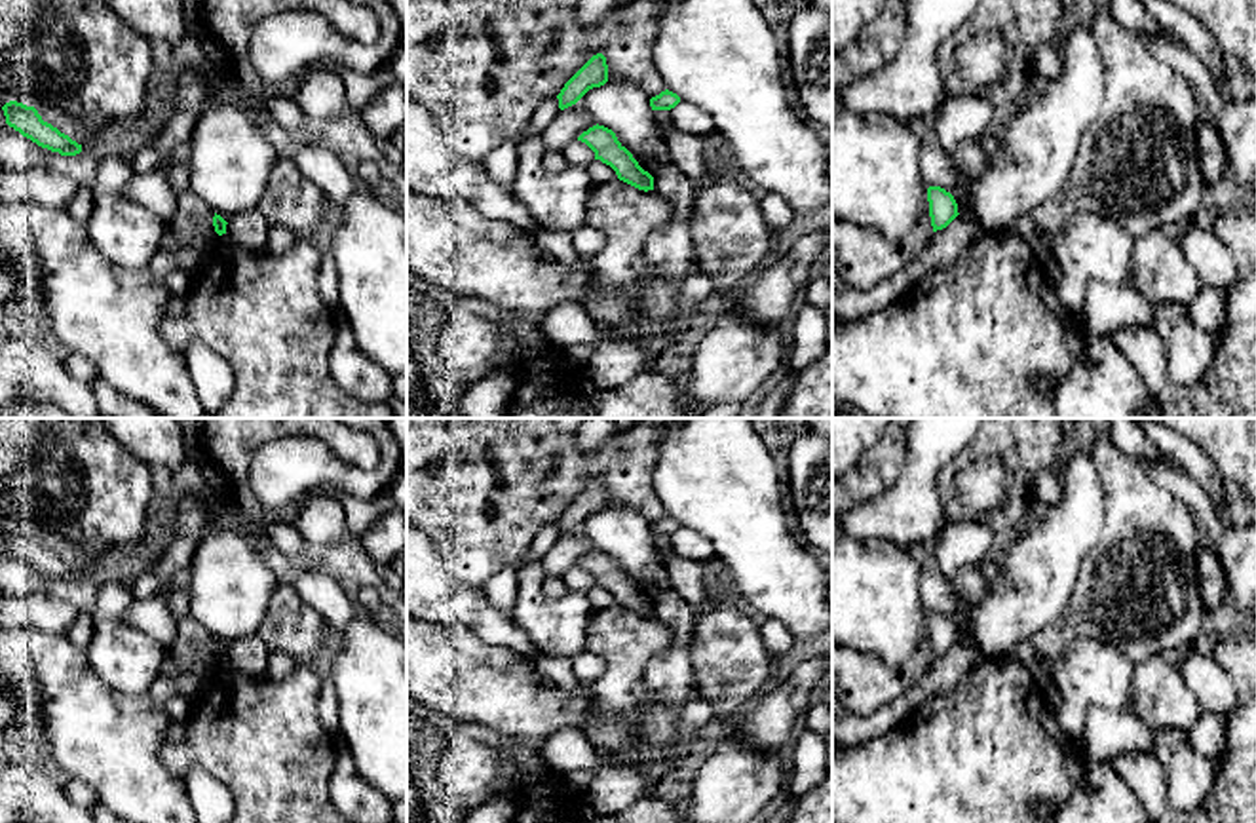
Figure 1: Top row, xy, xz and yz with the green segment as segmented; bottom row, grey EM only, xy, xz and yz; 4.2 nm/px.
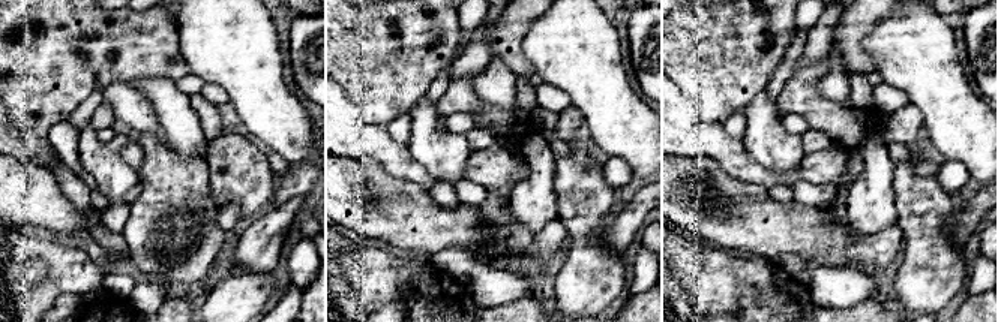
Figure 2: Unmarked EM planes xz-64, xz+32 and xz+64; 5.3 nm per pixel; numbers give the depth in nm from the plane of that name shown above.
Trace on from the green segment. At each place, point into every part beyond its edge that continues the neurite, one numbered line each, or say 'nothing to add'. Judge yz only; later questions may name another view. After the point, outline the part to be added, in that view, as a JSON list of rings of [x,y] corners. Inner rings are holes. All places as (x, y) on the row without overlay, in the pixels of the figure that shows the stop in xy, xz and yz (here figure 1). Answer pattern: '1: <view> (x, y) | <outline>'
nothing to add

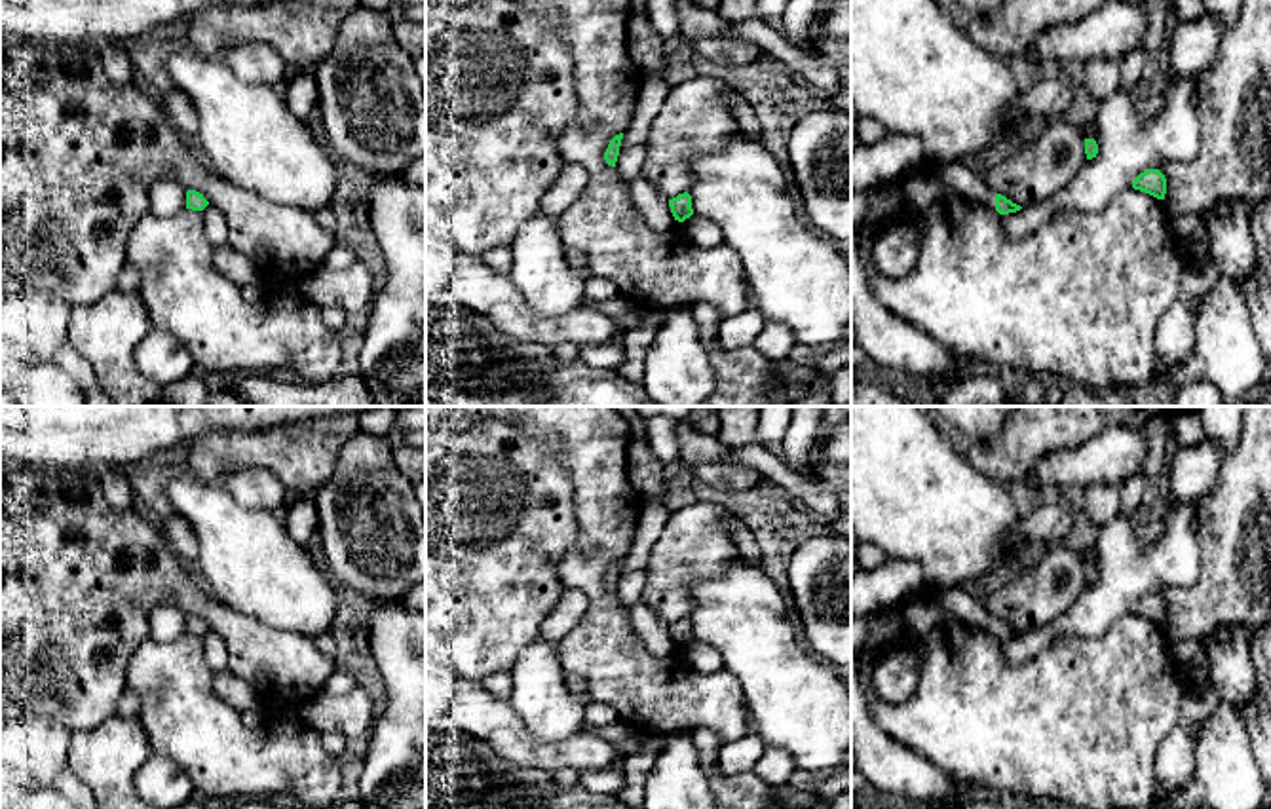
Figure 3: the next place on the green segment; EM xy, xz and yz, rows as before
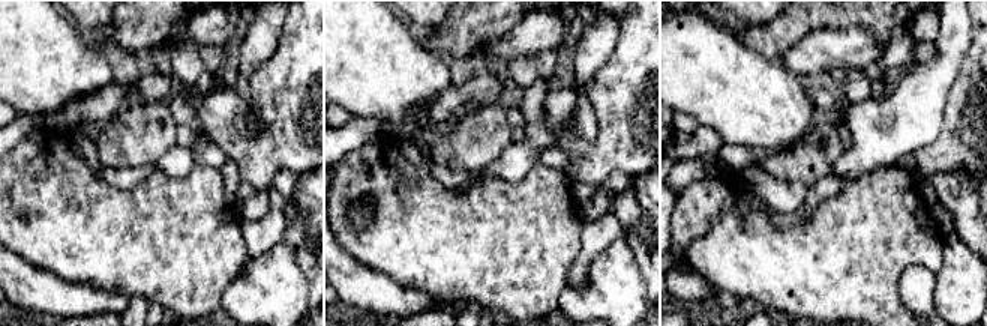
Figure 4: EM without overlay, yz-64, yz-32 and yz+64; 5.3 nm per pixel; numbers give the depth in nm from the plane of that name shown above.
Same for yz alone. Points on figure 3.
1: yz (958, 601) | [[[965,587],[940,593],[940,602],[967,625],[996,636],[996,617]]]

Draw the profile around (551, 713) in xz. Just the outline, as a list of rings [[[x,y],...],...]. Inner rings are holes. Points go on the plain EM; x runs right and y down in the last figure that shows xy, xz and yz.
[[[543,636],[526,646],[511,667],[509,703],[541,743],[560,743],[581,731],[585,706],[566,686],[557,646]]]

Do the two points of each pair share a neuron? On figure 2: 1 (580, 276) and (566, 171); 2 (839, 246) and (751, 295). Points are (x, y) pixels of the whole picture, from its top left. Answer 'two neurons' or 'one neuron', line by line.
1: one neuron
2: two neurons

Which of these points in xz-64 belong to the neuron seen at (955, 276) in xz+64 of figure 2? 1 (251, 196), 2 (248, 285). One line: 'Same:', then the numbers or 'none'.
Same: 1, 2

